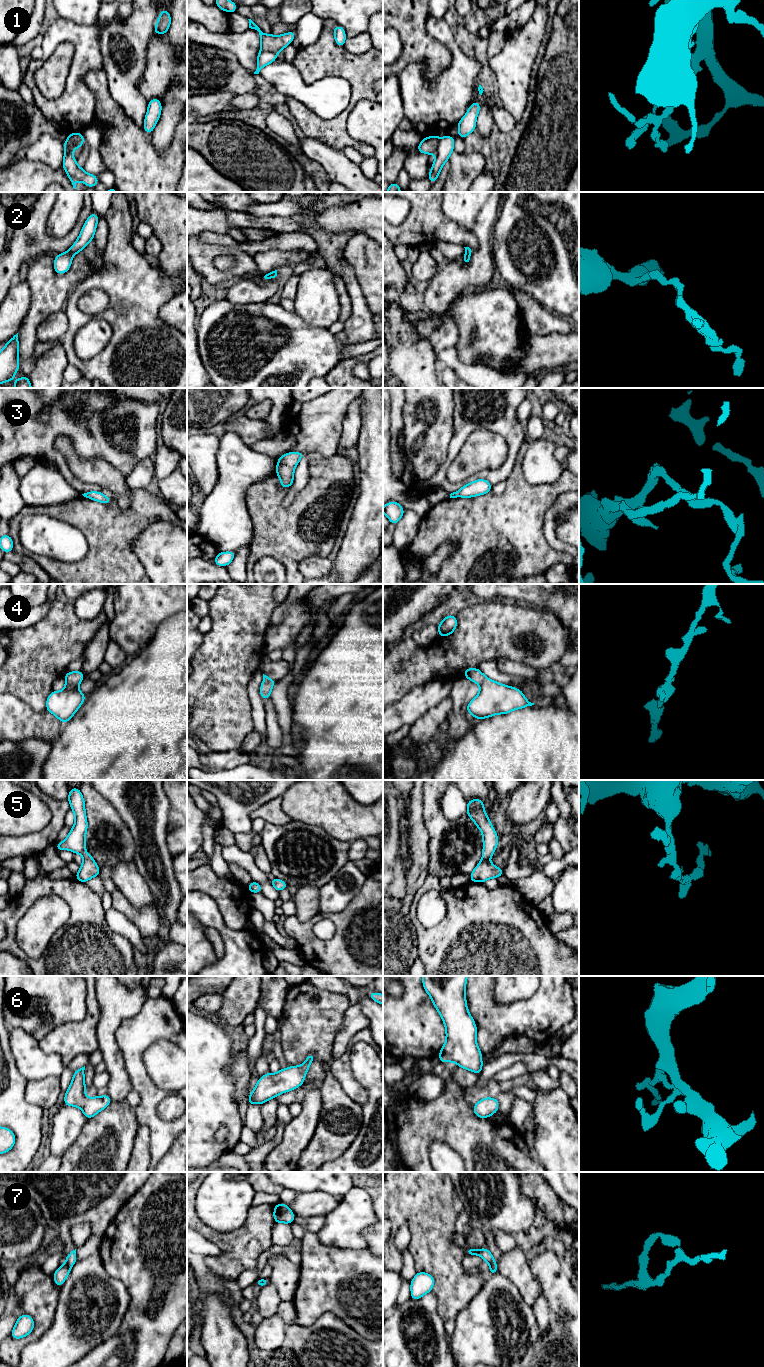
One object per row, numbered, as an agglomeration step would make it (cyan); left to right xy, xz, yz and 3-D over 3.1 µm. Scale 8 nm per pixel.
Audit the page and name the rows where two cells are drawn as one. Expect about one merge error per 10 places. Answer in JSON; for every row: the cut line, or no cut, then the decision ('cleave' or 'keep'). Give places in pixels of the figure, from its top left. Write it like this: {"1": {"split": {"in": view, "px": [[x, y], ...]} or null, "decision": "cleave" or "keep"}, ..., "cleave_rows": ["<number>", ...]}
{"1": {"split": {"in": "xz", "px": [[261, 50], [270, 50], [276, 53]]}, "decision": "cleave"}, "2": {"split": null, "decision": "keep"}, "3": {"split": null, "decision": "keep"}, "4": {"split": null, "decision": "keep"}, "5": {"split": null, "decision": "keep"}, "6": {"split": null, "decision": "keep"}, "7": {"split": null, "decision": "keep"}, "cleave_rows": ["1"]}

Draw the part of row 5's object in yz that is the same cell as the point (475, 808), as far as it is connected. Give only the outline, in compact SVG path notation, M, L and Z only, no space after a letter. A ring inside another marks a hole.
M480 798L467 802L467 815L474 821L481 830L483 837L483 854L480 863L475 867L470 876L470 882L484 883L490 878L504 876L503 869L496 867L489 862L498 845L498 837L488 815L484 811L484 803Z

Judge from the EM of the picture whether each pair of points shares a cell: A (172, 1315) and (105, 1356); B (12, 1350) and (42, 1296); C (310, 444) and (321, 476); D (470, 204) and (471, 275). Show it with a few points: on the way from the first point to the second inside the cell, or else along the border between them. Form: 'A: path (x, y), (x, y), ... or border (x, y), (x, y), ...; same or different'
A: border (118, 1332), (128, 1332), (133, 1337), (133, 1356); different
B: path (27, 1339), (40, 1328), (42, 1311); same
C: border (336, 452), (326, 458); different
D: path (481, 222), (483, 257); same

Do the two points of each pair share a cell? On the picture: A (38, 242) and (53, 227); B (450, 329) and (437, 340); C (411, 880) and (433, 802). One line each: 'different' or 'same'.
A: different
B: same
C: different

